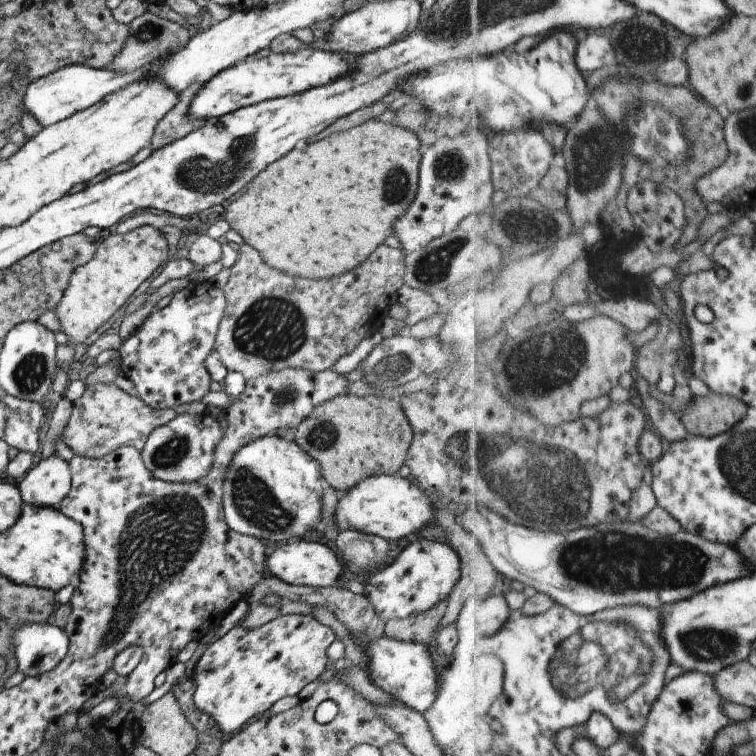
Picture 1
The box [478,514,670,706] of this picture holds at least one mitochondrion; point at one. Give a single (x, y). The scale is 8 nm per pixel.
(591, 611)

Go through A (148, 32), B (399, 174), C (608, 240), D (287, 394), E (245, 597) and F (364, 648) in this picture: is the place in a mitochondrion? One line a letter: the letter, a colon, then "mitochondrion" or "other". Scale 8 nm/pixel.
A: mitochondrion
B: mitochondrion
C: other
D: mitochondrion
E: other
F: other

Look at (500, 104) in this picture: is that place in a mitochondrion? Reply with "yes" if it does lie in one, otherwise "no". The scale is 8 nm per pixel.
yes

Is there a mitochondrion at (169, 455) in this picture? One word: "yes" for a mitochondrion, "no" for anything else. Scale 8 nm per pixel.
yes

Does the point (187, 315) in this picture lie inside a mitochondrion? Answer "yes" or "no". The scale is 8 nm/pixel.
no

